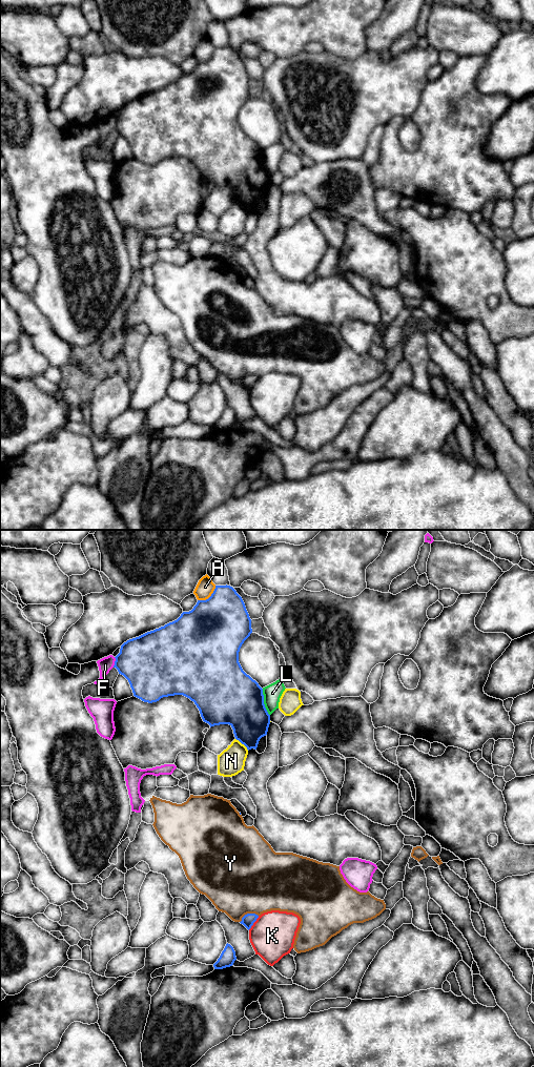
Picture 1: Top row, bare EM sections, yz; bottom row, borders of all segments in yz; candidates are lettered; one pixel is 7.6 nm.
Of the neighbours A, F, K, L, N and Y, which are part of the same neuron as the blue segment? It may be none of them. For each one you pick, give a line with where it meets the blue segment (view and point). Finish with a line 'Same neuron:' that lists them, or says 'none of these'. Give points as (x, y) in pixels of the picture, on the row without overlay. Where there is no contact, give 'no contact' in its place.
Same neuron: none of these

